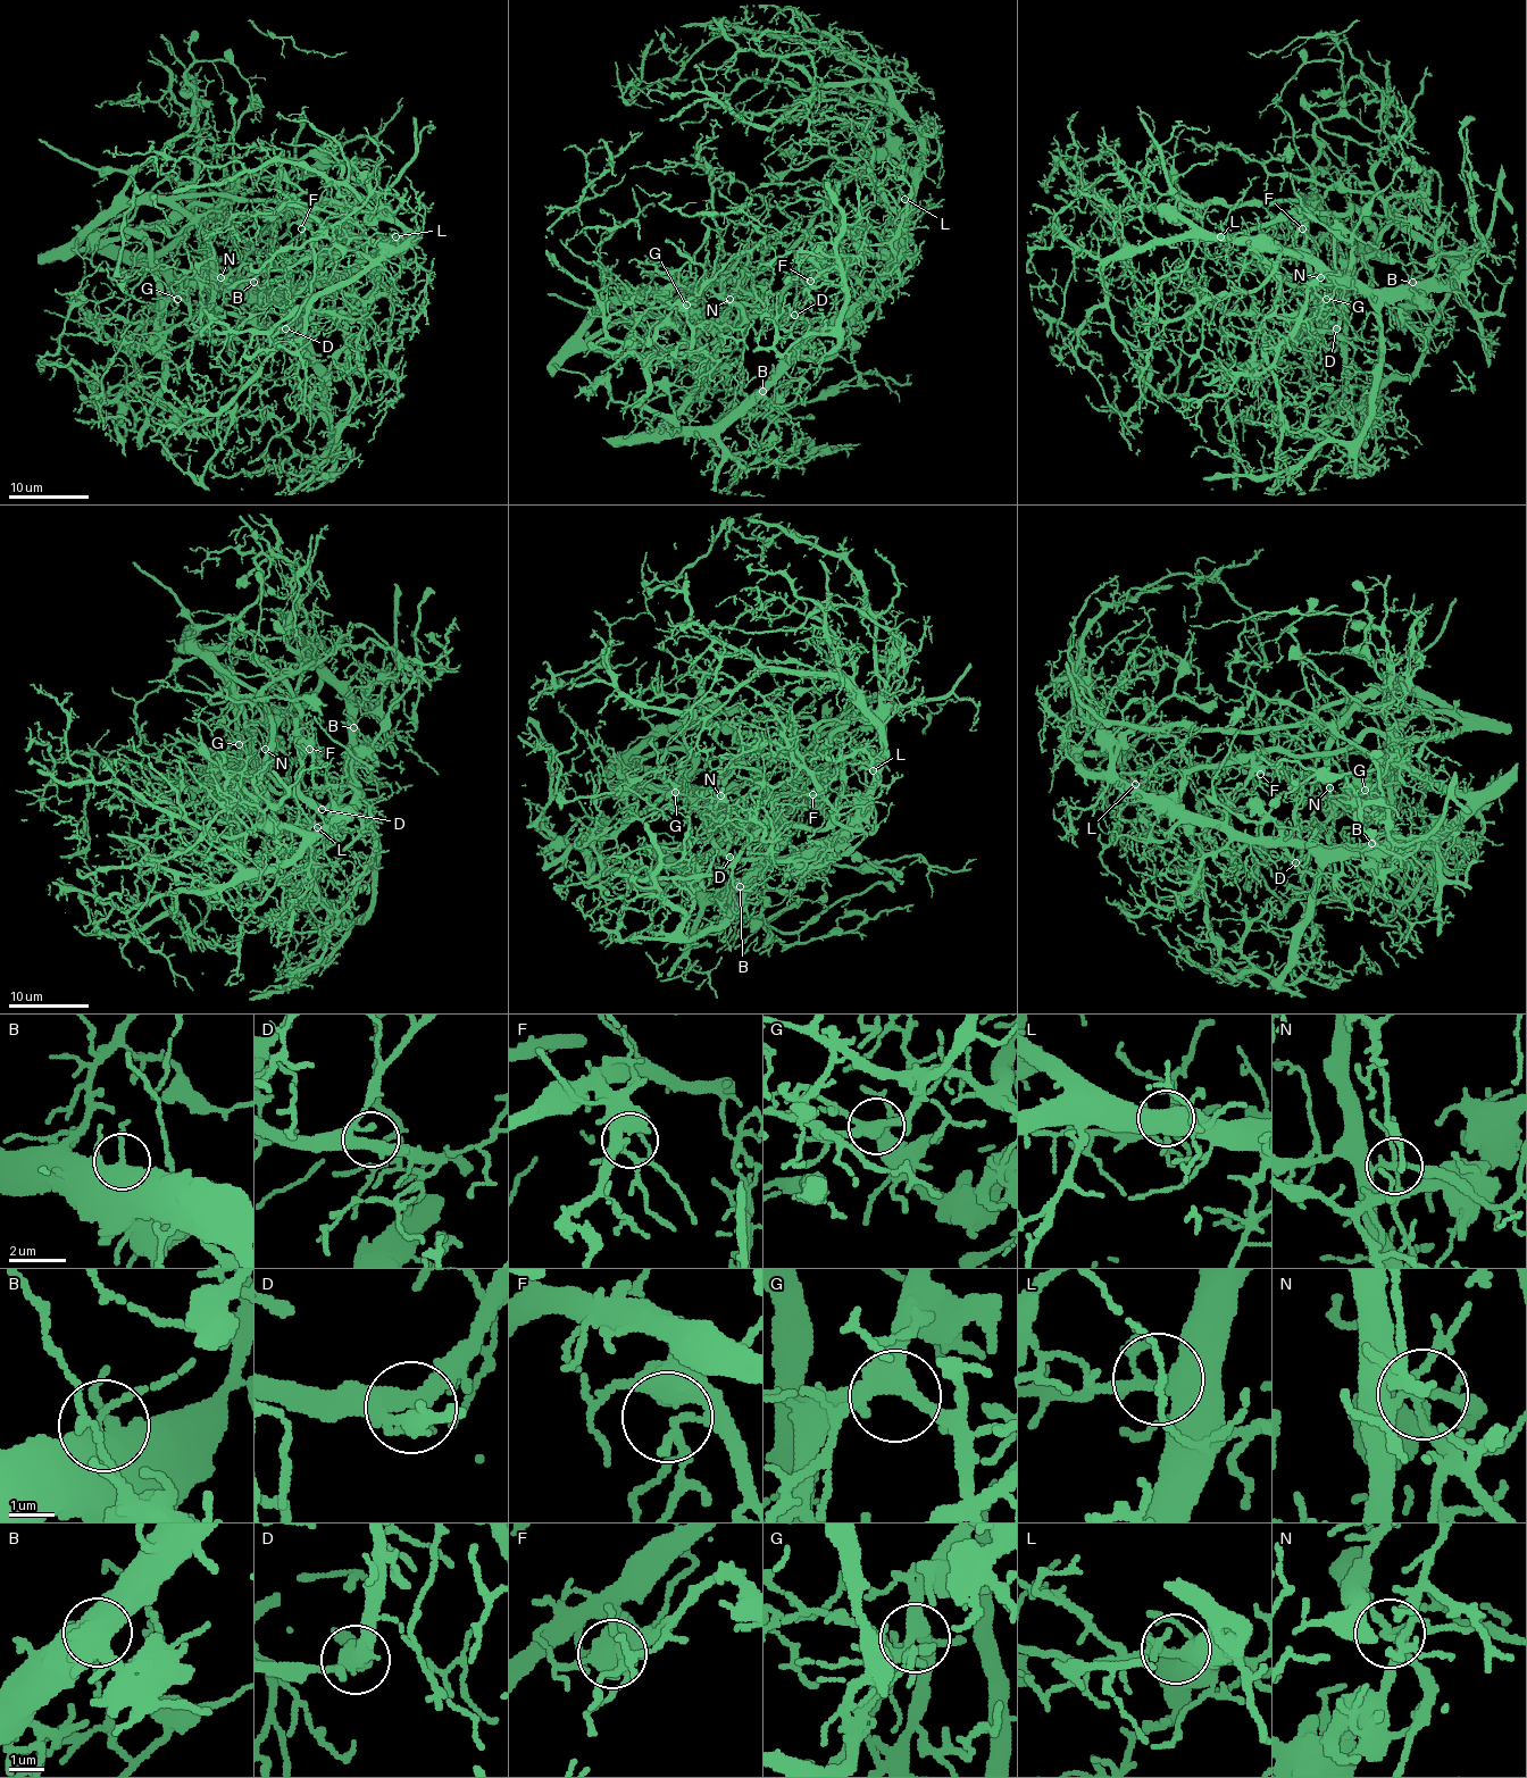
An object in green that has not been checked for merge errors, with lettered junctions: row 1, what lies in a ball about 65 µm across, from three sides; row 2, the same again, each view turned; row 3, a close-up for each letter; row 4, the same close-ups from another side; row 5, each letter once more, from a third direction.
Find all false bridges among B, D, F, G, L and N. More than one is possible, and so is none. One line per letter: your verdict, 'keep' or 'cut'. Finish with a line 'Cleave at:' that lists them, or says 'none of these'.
B: keep
D: keep
F: keep
G: keep
L: keep
N: cut
Cleave at: N

